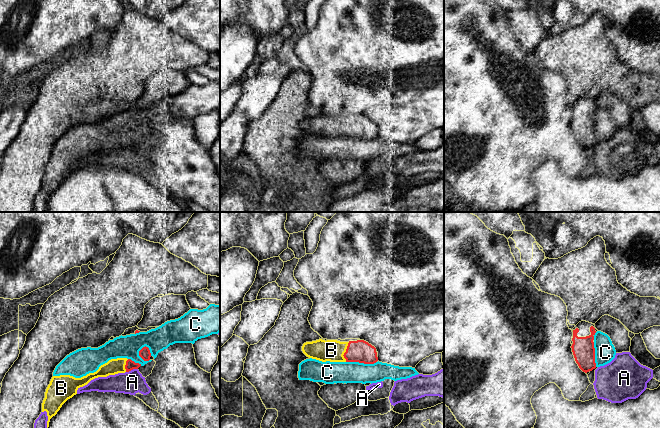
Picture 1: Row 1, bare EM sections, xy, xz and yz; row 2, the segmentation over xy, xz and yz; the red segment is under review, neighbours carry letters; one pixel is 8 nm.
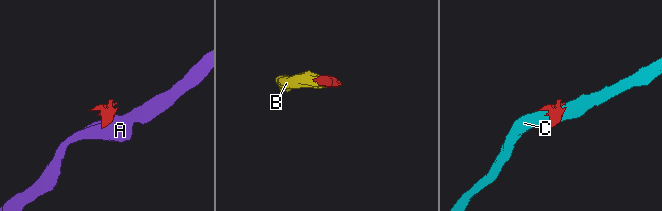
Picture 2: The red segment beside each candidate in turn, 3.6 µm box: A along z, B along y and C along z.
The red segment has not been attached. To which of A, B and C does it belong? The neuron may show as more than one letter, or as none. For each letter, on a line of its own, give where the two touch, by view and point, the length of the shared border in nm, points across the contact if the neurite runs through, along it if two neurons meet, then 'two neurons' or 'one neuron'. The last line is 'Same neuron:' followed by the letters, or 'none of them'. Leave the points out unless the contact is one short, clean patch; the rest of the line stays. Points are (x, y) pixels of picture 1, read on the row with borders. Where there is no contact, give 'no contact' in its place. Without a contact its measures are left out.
A: contact xy (131, 369); length 100 nm; border xy (137, 368), (126, 372); two neurons
B: contact xz (345, 352); length 160 nm; way xz (360, 351), (345, 352), (331, 350); one neuron
C: contact xy (139, 355); length 140 nm; border xy (145, 345), (139, 351), (139, 355), (148, 361); two neurons
Same neuron: B

